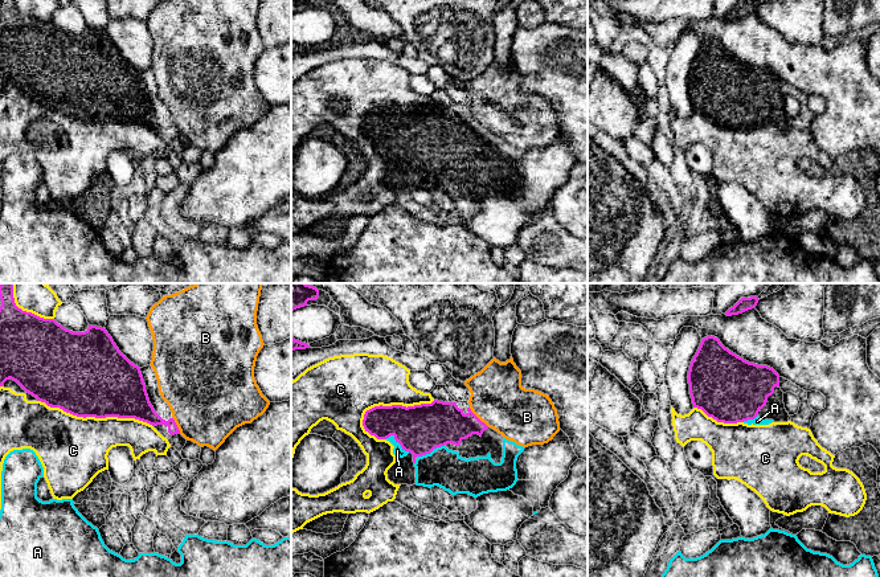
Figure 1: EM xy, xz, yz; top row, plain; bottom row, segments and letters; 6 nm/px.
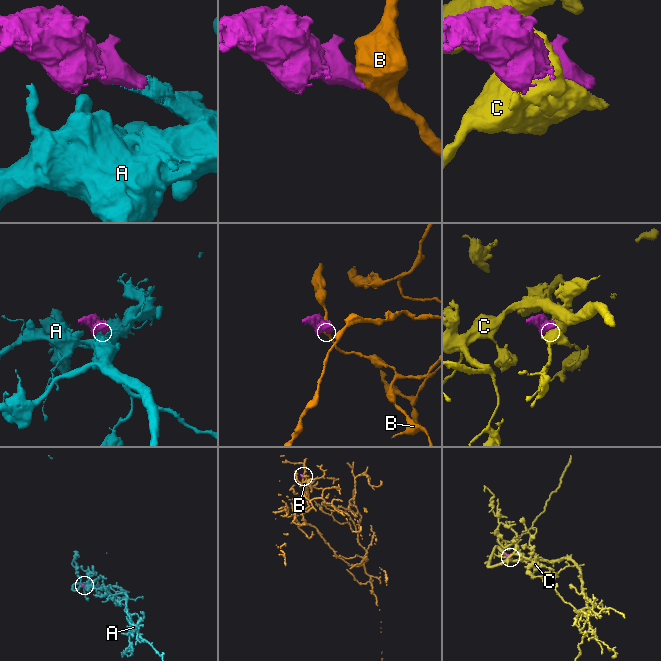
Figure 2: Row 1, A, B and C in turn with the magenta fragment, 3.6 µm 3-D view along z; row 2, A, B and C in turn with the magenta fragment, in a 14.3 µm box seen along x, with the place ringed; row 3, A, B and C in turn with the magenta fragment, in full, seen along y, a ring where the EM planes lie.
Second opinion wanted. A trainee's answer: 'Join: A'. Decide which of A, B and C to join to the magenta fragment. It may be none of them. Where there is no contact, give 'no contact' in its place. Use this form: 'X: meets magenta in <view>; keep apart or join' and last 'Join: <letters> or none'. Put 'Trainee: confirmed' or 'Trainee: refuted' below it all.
A: meets magenta in xz; join
B: meets magenta in xz; keep apart
C: meets magenta in xy; keep apart
Join: A
Trainee: confirmed

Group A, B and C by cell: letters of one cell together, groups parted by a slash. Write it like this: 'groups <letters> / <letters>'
groups A / B / C

